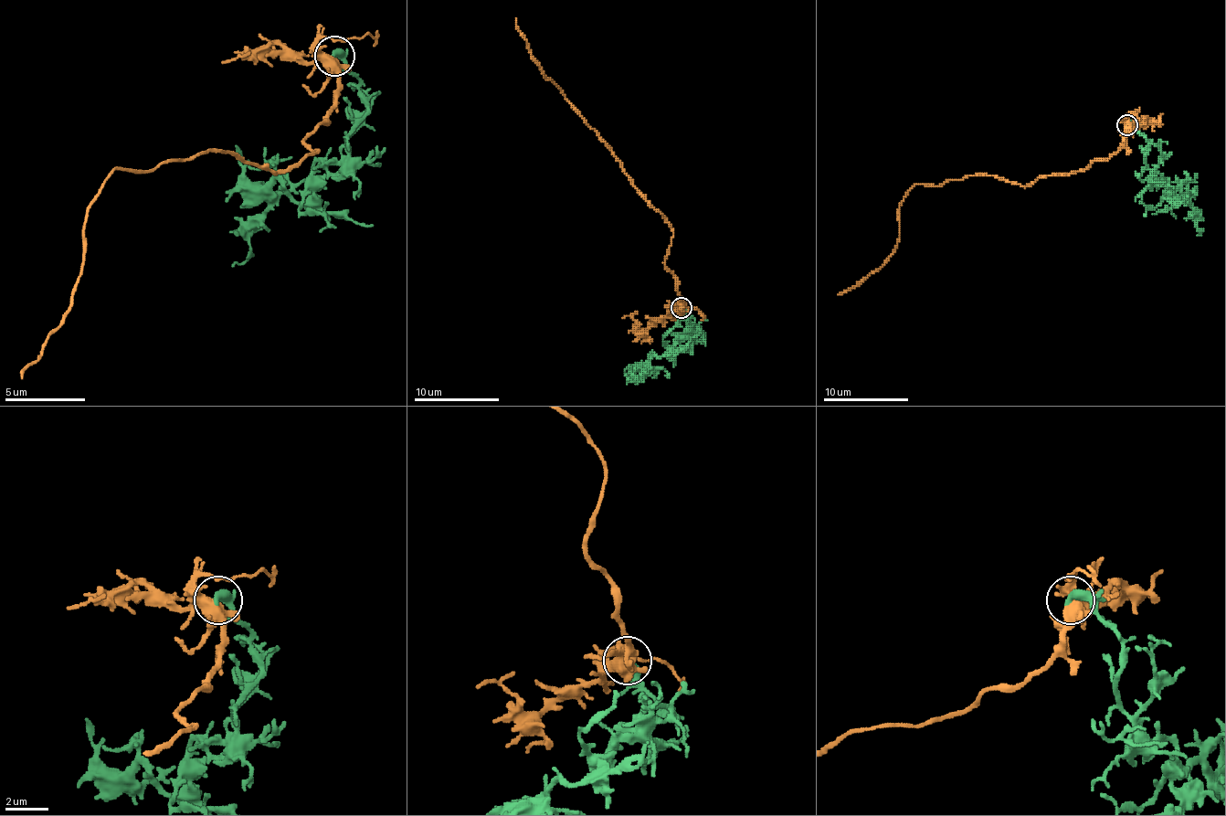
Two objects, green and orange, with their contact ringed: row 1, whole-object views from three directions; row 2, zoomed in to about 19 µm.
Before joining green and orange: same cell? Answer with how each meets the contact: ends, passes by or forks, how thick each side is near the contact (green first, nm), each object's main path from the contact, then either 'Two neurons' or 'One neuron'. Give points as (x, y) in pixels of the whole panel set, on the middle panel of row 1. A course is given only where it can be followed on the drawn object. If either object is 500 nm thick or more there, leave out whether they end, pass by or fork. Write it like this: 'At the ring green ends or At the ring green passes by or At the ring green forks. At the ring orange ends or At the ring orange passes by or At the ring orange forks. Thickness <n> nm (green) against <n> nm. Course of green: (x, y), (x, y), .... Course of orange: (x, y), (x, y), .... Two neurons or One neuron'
At the ring green ends. At the ring orange forks. Thickness 440 nm (green) against 460 nm. Course of green: (681, 307), (681, 313), (697, 326), (691, 326), (665, 356), (652, 358), (633, 382), (627, 377). Course of orange: (681, 307), (678, 278), (665, 265), (673, 228), (633, 184), (612, 148), (544, 76), (531, 57), (516, 18). One neuron

